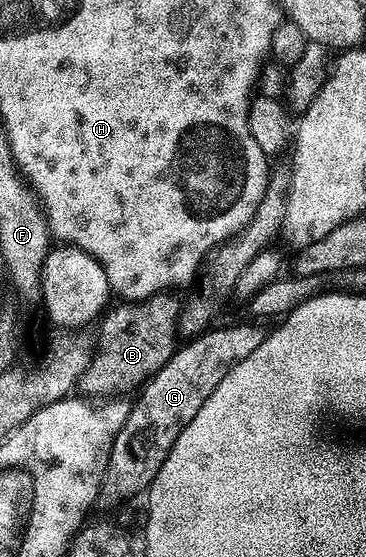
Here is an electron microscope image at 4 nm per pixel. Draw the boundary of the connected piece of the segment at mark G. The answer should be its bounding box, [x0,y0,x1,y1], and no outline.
[106,323,267,498]

